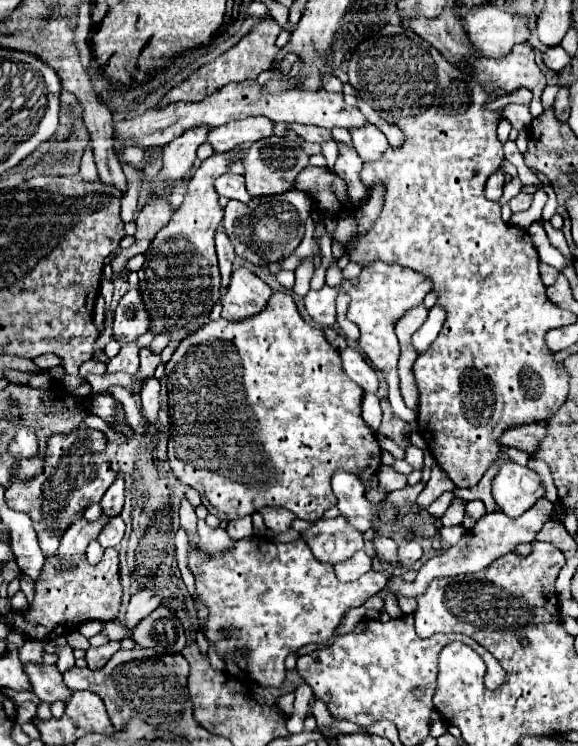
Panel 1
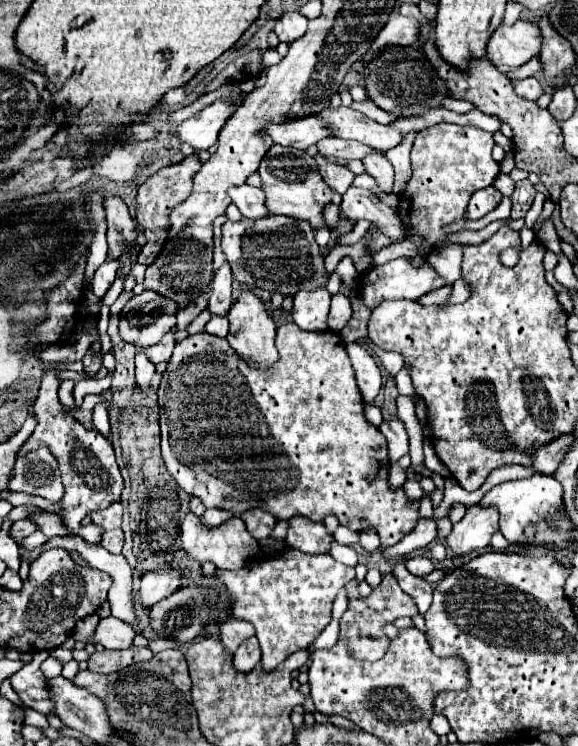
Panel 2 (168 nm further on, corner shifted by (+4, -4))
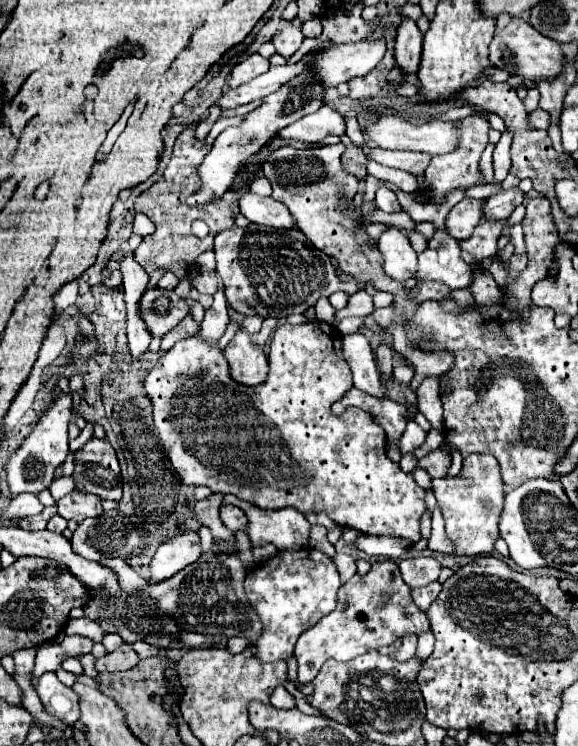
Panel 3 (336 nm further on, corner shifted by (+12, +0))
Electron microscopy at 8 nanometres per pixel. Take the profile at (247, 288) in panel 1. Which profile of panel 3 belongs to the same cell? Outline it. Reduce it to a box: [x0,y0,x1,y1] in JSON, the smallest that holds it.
[224,324,268,386]

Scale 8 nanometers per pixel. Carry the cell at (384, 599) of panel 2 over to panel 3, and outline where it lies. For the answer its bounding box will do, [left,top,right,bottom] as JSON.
[294,560,430,684]

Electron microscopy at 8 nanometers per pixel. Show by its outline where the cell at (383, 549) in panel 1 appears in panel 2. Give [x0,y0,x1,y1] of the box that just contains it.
[394,562,434,614]

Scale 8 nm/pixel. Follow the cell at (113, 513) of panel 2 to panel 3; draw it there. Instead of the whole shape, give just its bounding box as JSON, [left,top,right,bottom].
[58,492,102,522]

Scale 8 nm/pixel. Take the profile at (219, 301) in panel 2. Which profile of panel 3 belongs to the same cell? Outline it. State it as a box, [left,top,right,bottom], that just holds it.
[200,288,230,344]

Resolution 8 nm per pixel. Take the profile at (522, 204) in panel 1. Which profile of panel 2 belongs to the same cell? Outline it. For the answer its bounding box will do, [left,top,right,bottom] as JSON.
[510,180,536,218]

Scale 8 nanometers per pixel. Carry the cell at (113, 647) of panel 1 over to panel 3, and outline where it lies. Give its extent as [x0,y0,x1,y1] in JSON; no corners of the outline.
[94,642,136,672]

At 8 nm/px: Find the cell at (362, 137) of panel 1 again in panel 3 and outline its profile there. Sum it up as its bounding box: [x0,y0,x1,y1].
[376,182,402,212]

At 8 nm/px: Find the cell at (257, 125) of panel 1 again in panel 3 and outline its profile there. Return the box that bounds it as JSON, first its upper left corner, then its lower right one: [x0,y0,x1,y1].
[278,104,346,144]

